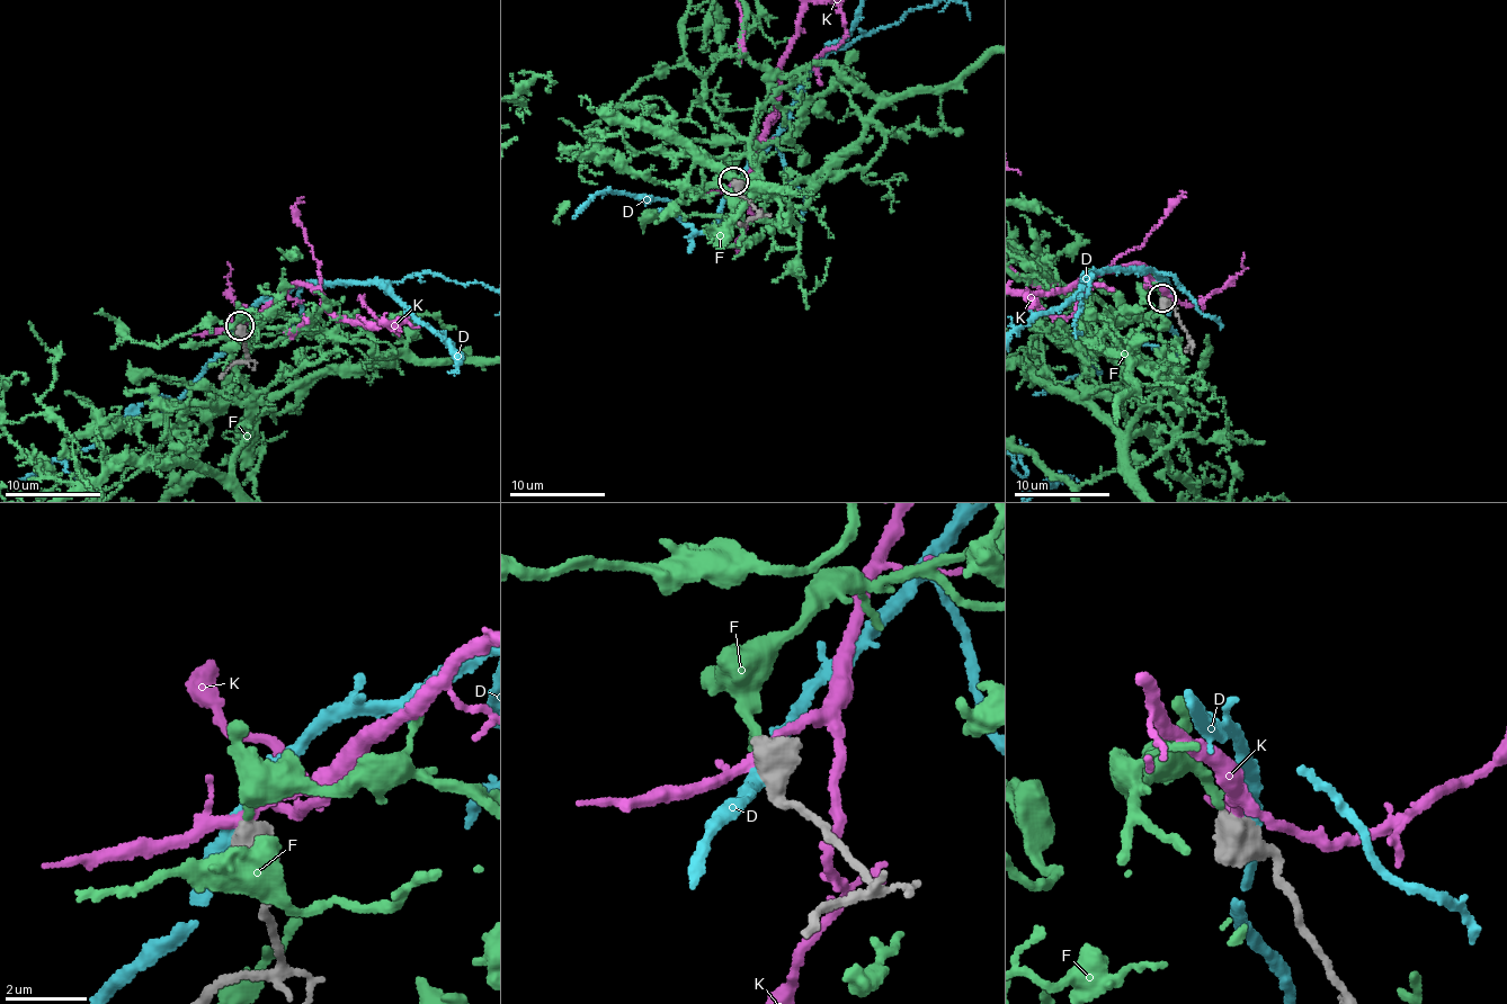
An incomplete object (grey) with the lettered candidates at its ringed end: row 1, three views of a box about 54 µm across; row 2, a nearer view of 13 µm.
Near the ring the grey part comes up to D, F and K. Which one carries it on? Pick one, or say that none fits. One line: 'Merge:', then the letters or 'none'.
Merge: F

